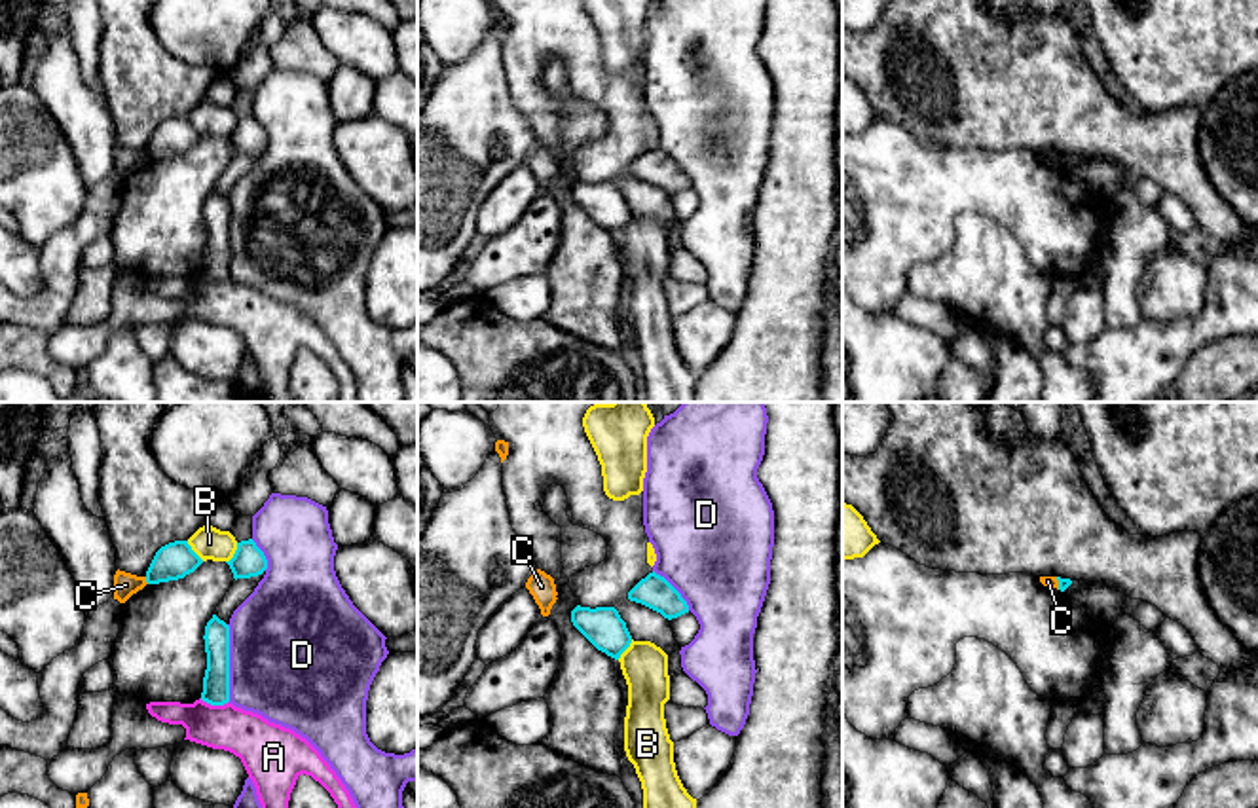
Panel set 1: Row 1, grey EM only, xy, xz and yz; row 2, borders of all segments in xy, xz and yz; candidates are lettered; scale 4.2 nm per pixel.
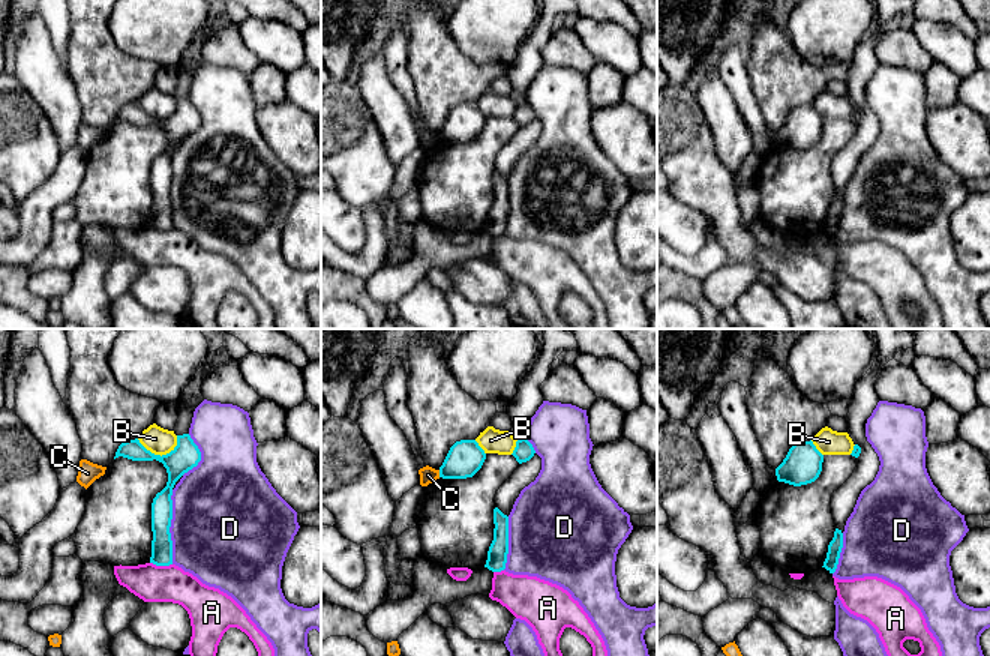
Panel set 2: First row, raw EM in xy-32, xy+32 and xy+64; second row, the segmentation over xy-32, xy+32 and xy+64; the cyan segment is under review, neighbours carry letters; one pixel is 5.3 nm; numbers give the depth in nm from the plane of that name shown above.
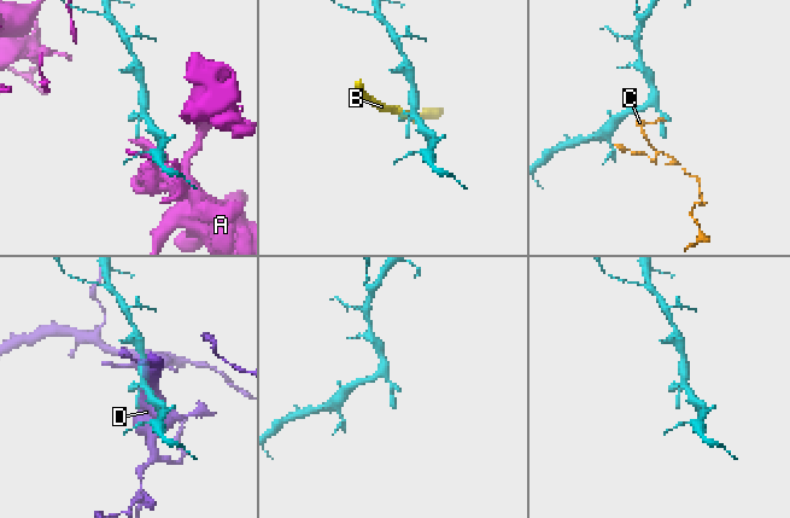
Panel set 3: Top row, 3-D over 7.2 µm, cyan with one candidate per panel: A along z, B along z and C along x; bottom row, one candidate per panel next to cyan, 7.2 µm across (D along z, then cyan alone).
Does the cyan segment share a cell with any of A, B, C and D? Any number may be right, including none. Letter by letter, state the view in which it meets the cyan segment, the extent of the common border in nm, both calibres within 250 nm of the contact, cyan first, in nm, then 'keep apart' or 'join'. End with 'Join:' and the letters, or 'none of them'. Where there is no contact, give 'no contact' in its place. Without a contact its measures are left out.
A: xy | 130 nm | 110/200 nm | keep apart
B: xy | 100 nm | 140/140 nm | keep apart
C: xy | 40 nm | 160/100 nm | keep apart
D: xy | 320 nm | 110/500 nm | keep apart
Join: none of them

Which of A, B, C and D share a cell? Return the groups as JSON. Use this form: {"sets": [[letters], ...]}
{"sets": [["A"], ["B"], ["C"], ["D"]]}

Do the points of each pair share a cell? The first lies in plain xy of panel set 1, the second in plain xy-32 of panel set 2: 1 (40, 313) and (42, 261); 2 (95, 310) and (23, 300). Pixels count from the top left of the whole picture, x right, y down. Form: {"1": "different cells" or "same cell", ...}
{"1": "different cells", "2": "same cell"}

